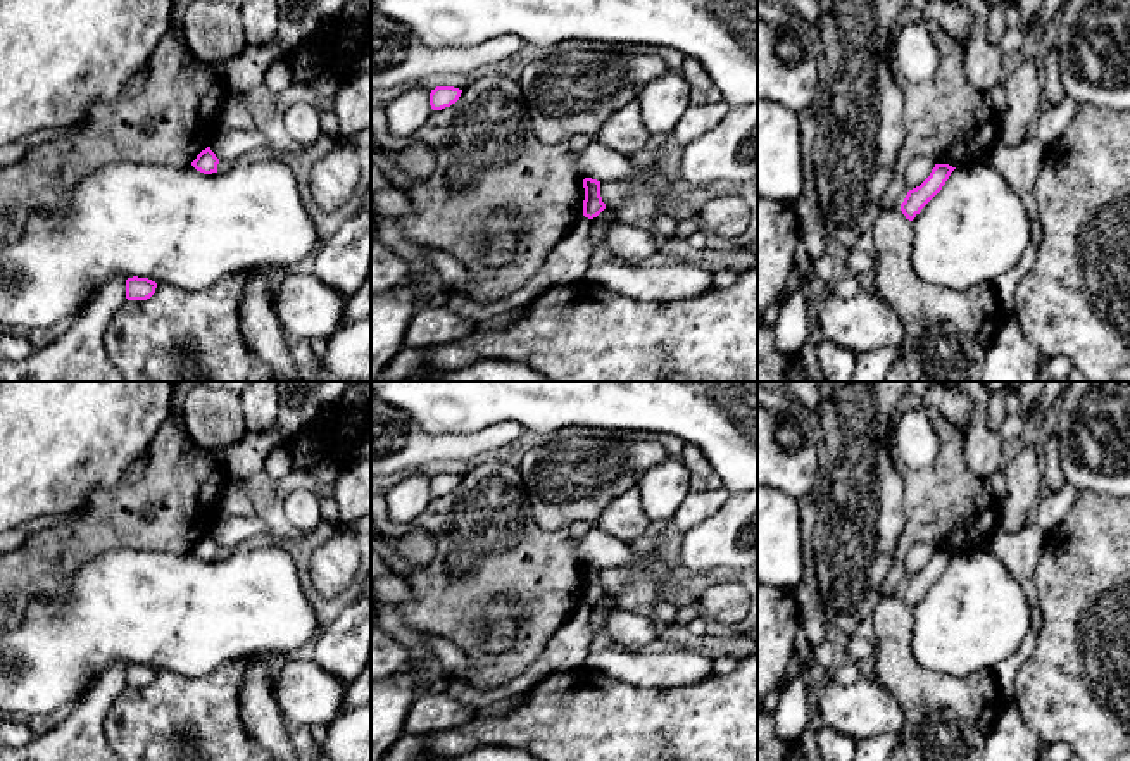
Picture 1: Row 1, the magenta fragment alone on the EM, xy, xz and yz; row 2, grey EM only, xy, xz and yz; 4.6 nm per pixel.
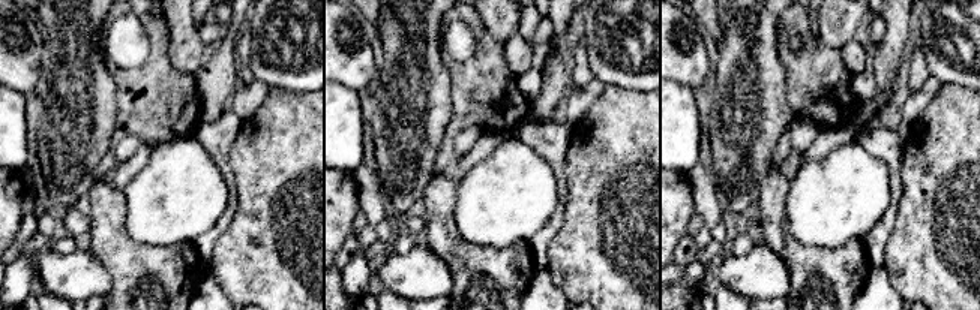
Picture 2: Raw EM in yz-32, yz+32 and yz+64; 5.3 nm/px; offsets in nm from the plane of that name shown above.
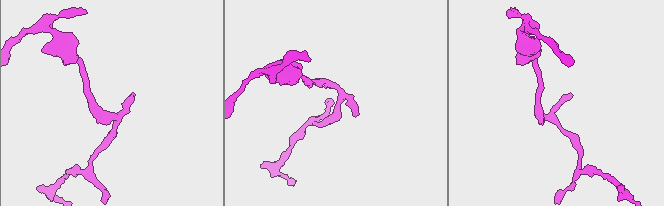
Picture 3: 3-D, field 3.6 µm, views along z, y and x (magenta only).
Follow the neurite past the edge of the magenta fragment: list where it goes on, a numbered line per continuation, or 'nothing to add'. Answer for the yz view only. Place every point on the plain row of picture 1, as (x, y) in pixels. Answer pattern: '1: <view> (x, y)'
nothing to add

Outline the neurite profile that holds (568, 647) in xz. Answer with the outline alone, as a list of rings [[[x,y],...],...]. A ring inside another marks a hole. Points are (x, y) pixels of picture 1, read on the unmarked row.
[[[581,602],[566,623],[550,637],[543,652],[509,683],[492,690],[481,690],[462,678],[450,680],[445,692],[452,699],[476,711],[495,701],[524,694],[530,687],[554,671],[583,666],[587,656],[592,652],[593,640],[599,635],[599,632],[592,630],[590,614],[592,606]]]

